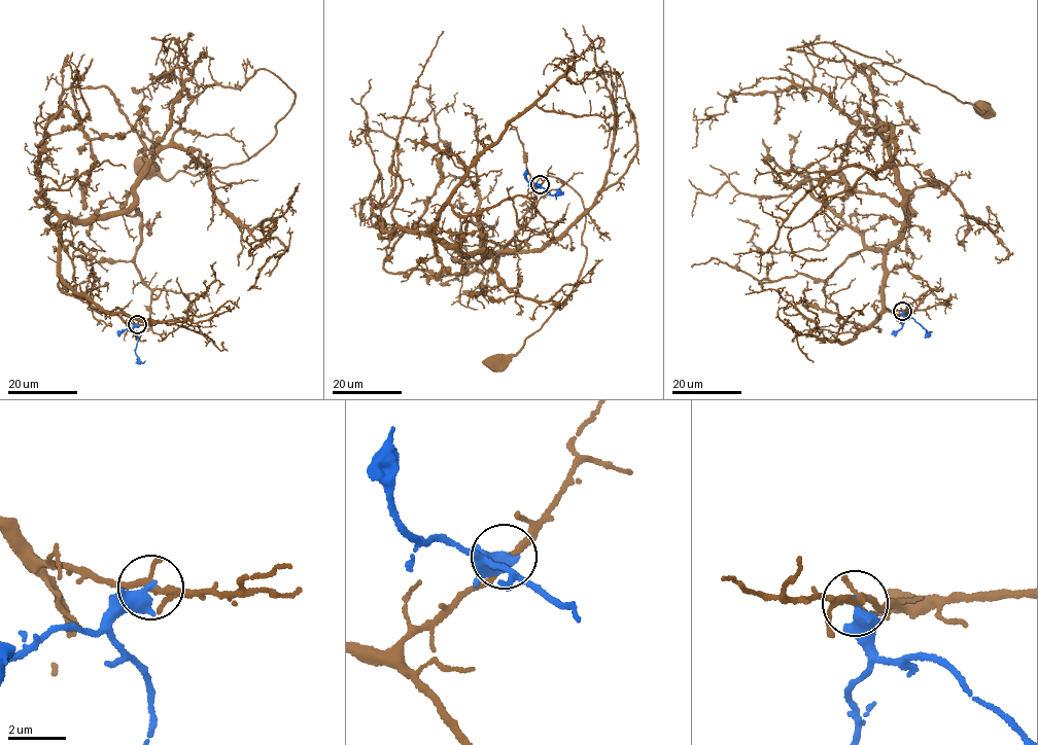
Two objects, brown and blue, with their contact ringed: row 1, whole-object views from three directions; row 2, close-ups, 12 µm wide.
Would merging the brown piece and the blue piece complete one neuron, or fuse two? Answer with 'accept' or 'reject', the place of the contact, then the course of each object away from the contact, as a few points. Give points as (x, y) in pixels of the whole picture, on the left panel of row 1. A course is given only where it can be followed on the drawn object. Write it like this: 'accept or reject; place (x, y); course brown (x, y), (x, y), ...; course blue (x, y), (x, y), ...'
reject; place (137, 324); course brown (137, 324), (62, 292), (61, 221), (125, 211), (205, 87), (258, 68), (295, 95), (241, 164), (144, 167); course blue (137, 324), (133, 329), (138, 336), (135, 351), (140, 361), (145, 361)

